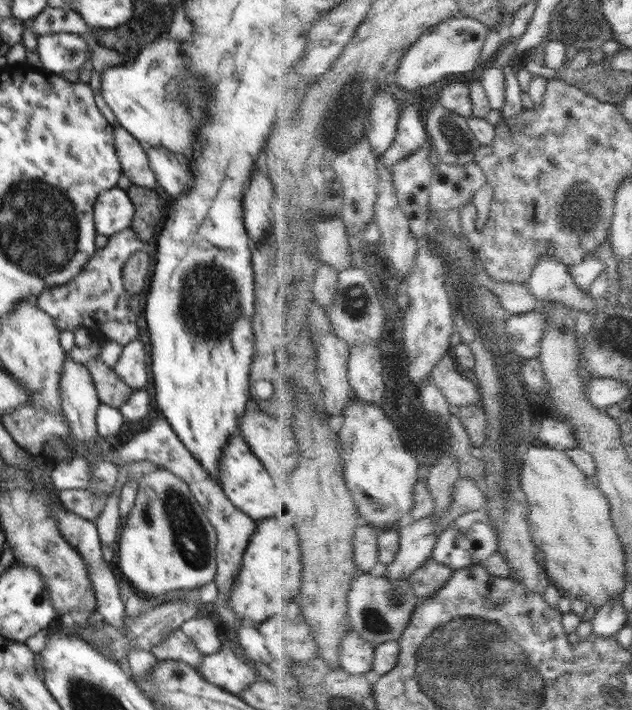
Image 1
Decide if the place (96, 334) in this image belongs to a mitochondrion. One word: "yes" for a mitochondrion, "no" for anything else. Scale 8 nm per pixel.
no

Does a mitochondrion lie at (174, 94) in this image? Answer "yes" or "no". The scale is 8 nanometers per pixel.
yes

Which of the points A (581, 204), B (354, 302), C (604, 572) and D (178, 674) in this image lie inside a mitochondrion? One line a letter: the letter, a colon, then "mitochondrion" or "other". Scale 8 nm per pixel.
A: mitochondrion
B: mitochondrion
C: other
D: other

